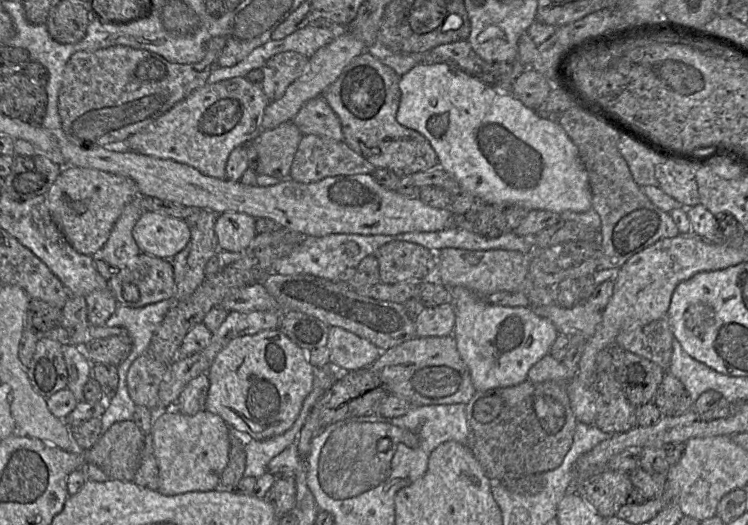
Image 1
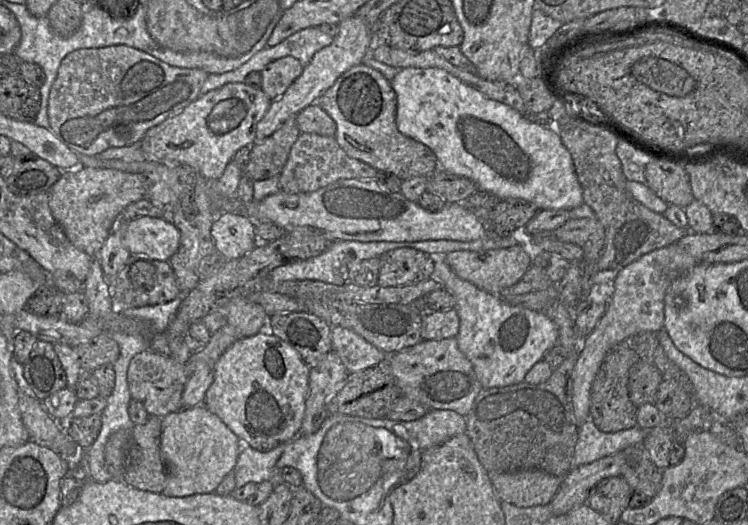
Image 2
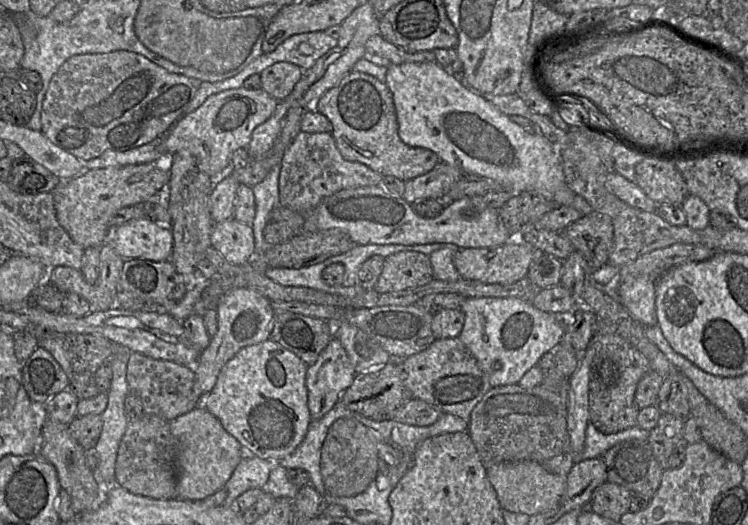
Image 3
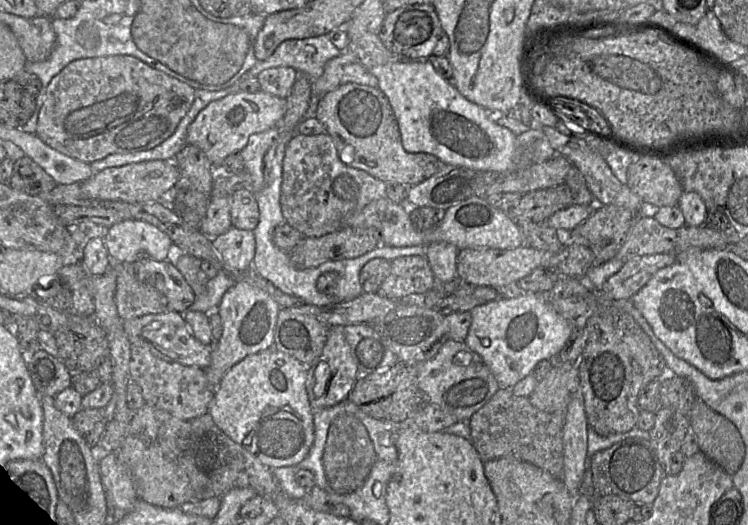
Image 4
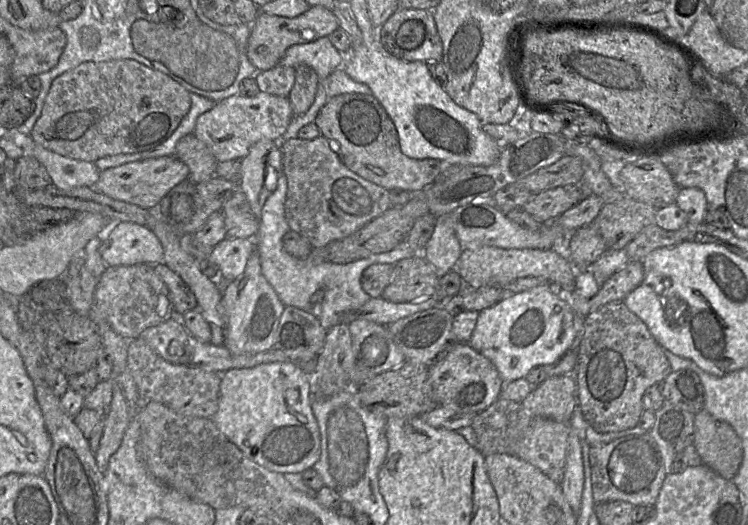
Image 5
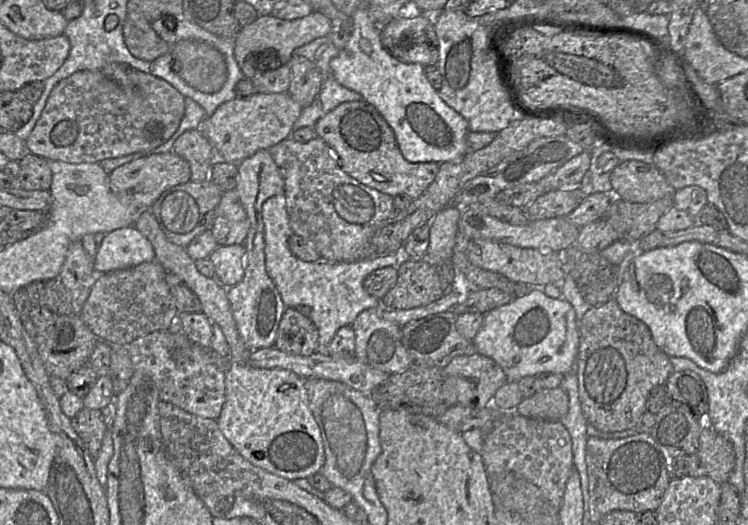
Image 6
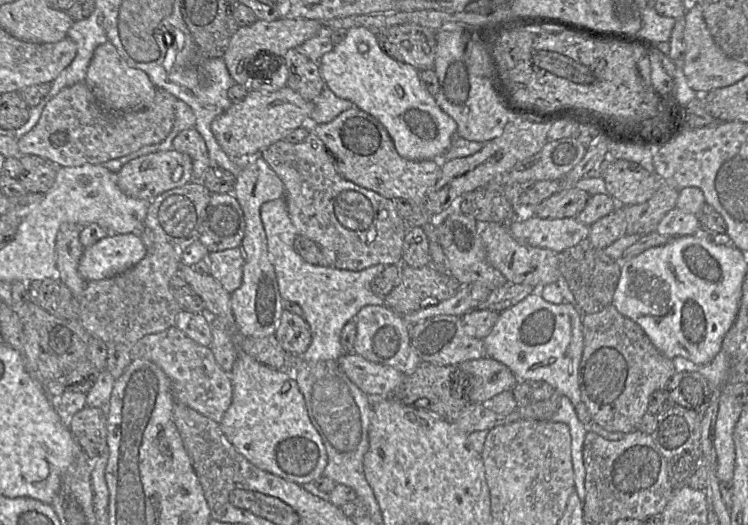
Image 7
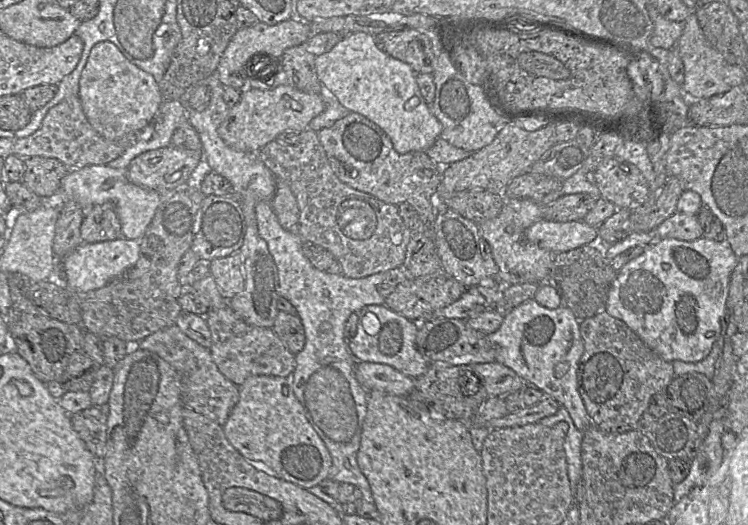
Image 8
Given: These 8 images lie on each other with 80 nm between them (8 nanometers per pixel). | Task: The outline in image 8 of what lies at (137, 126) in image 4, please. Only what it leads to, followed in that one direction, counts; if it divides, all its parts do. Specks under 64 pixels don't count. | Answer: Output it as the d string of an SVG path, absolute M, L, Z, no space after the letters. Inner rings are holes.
M73 96L51 108L33 134L15 139L13 154L22 159L33 156L55 158L69 169L78 169L91 165L107 165L119 157L127 146L128 143L109 140L98 134L87 120L79 97Z

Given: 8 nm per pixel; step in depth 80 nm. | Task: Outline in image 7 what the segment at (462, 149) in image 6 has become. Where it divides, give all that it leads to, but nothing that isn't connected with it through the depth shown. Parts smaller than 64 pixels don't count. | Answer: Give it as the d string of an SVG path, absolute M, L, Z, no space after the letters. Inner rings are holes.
M365 27L350 28L345 38L322 56L319 69L325 86L335 95L351 101L383 124L401 157L440 160L451 146L457 123L441 110L435 97L423 86L419 71L390 57L380 47L375 32ZM363 42L369 46L366 53L359 51Z

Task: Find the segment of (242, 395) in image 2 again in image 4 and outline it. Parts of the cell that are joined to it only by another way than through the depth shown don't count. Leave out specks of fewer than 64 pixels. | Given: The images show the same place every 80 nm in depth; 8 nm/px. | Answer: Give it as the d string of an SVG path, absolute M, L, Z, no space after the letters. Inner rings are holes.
M274 347L249 355L223 375L208 414L217 429L270 469L298 465L314 442L314 411L306 391L308 368Z

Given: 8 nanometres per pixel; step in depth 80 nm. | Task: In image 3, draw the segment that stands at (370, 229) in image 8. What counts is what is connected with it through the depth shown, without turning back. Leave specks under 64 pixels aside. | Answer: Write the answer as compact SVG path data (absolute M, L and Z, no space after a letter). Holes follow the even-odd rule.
M300 131L286 149L279 178L280 205L309 215L327 196L344 189L382 185L382 176L360 162L346 160L331 133Z

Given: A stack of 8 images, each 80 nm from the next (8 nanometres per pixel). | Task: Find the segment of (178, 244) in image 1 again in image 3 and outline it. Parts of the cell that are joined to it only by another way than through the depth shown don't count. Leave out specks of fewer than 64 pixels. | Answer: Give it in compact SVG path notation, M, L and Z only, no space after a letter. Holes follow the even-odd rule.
M144 217L130 220L112 230L109 241L123 259L168 261L174 240L171 226Z

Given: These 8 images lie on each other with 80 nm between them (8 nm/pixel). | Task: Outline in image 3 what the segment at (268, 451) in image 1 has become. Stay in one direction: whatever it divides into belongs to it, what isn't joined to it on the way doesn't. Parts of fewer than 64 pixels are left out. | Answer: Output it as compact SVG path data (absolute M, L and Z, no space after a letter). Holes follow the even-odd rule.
M245 453L224 486L227 492L225 502L235 502L238 496L249 489L263 490L270 472L279 462L280 460L261 459Z

